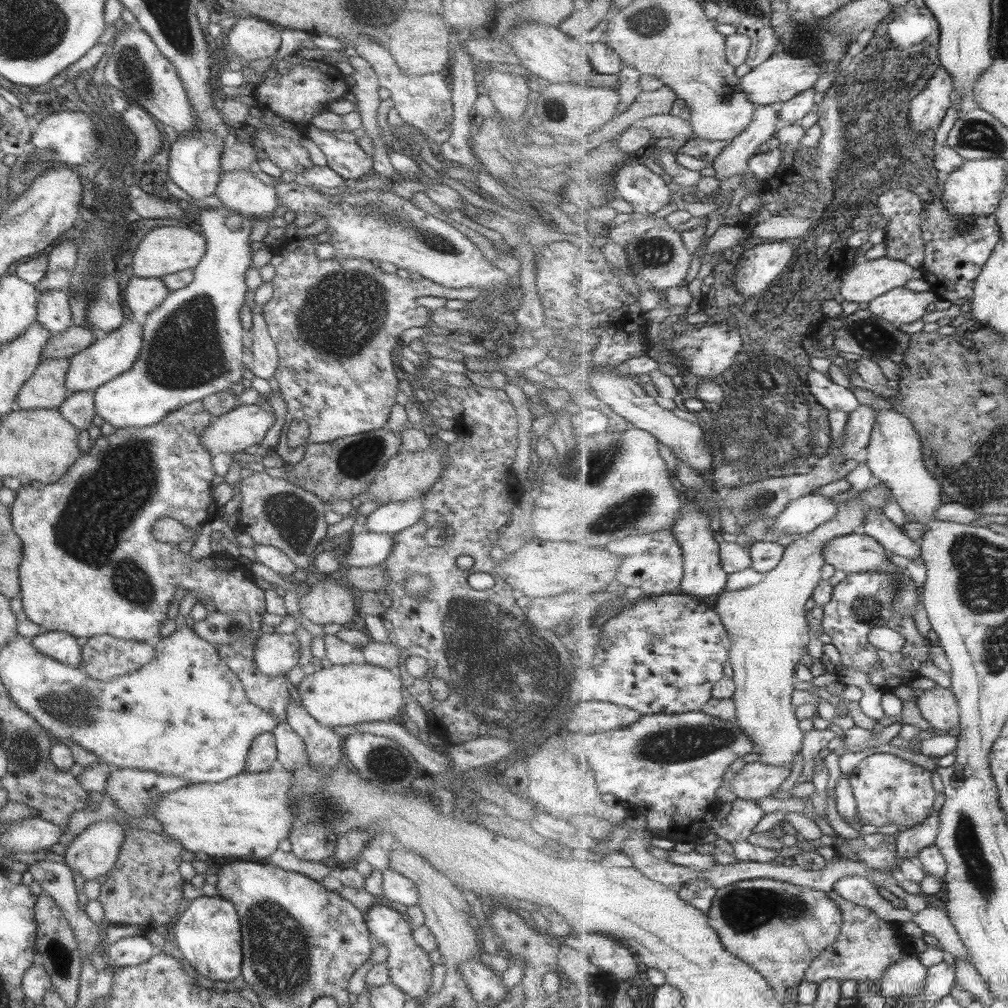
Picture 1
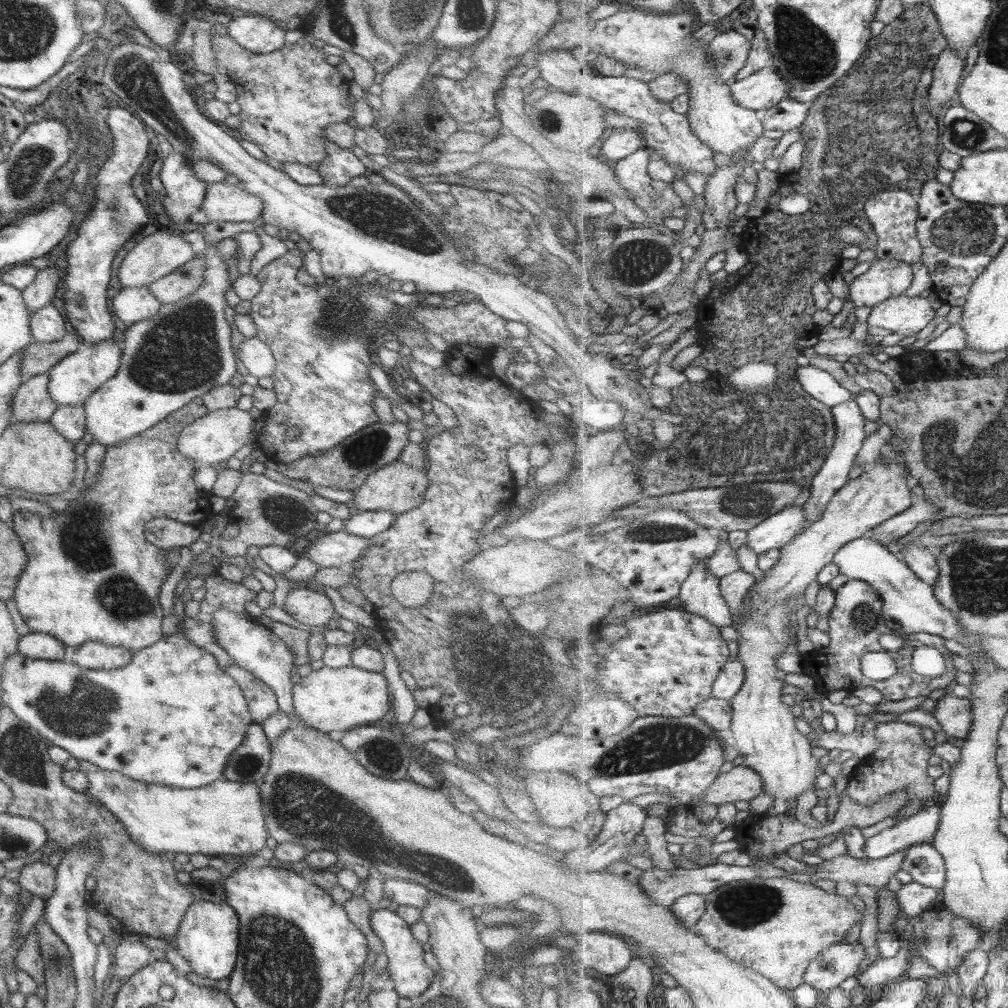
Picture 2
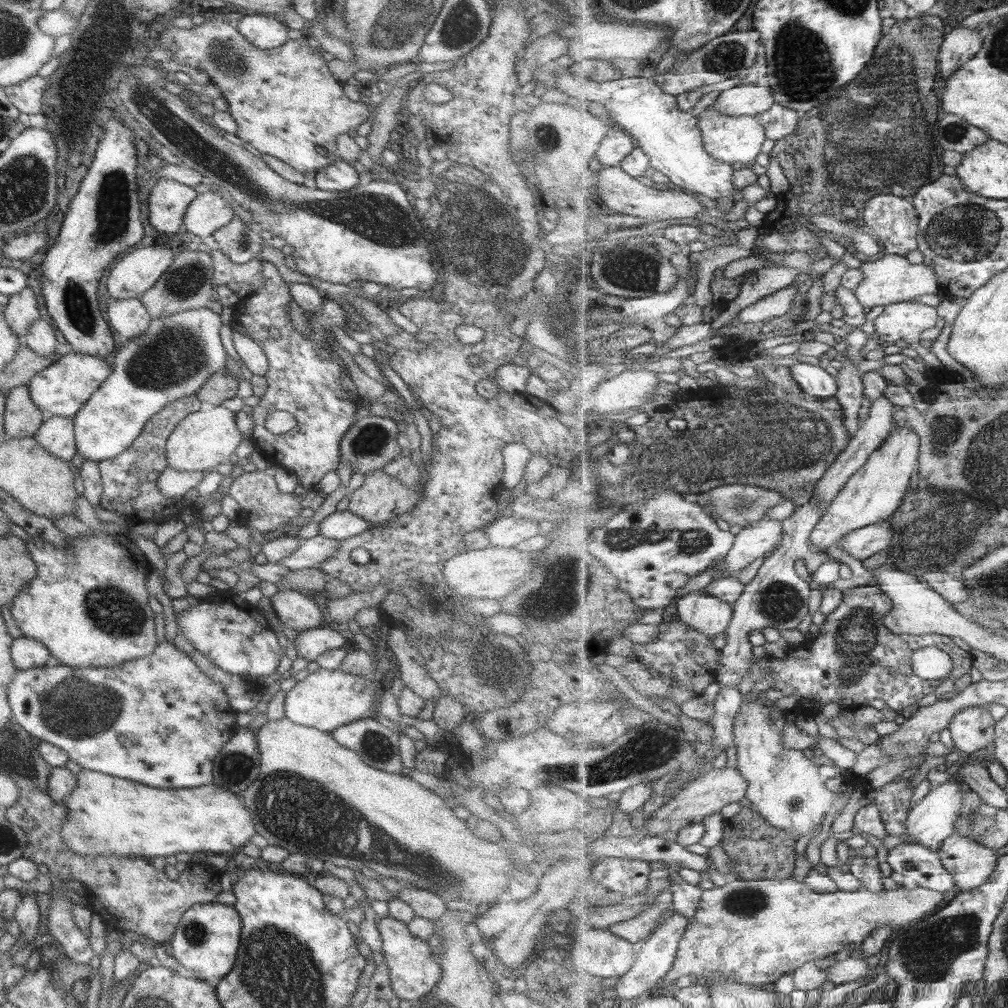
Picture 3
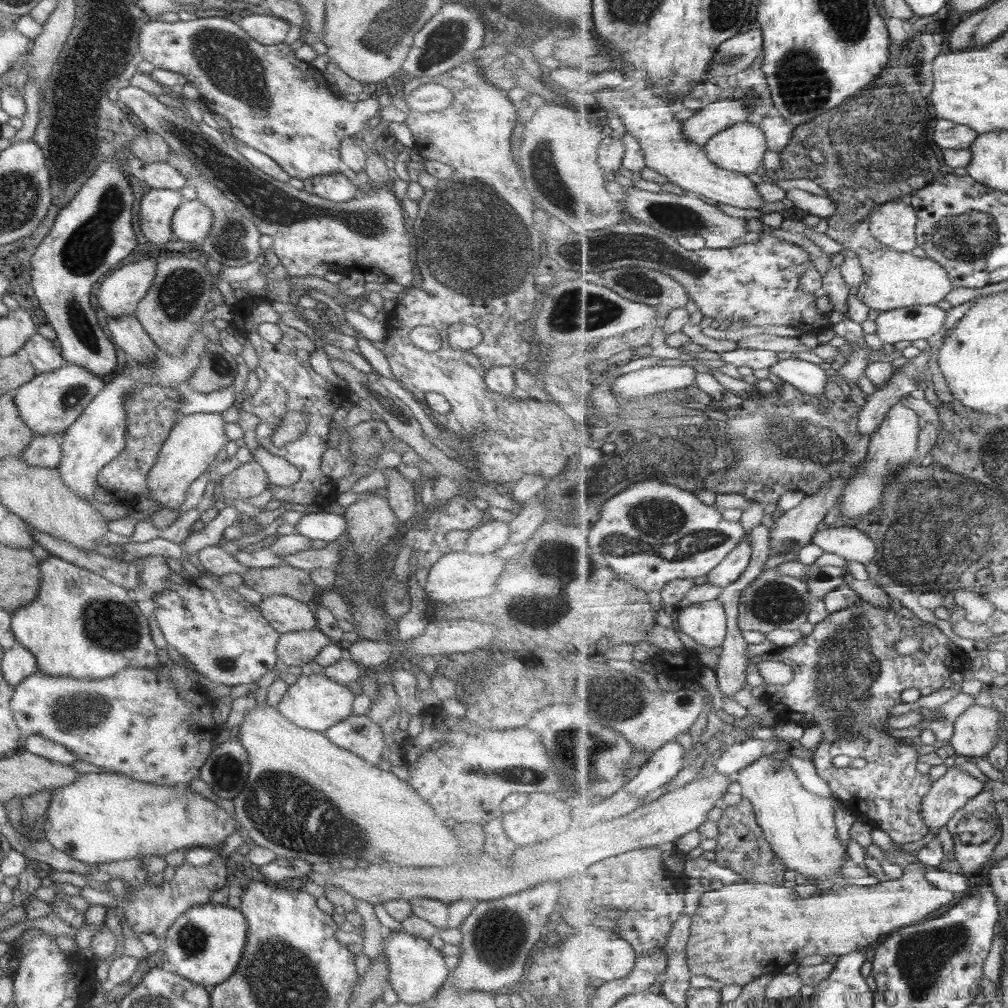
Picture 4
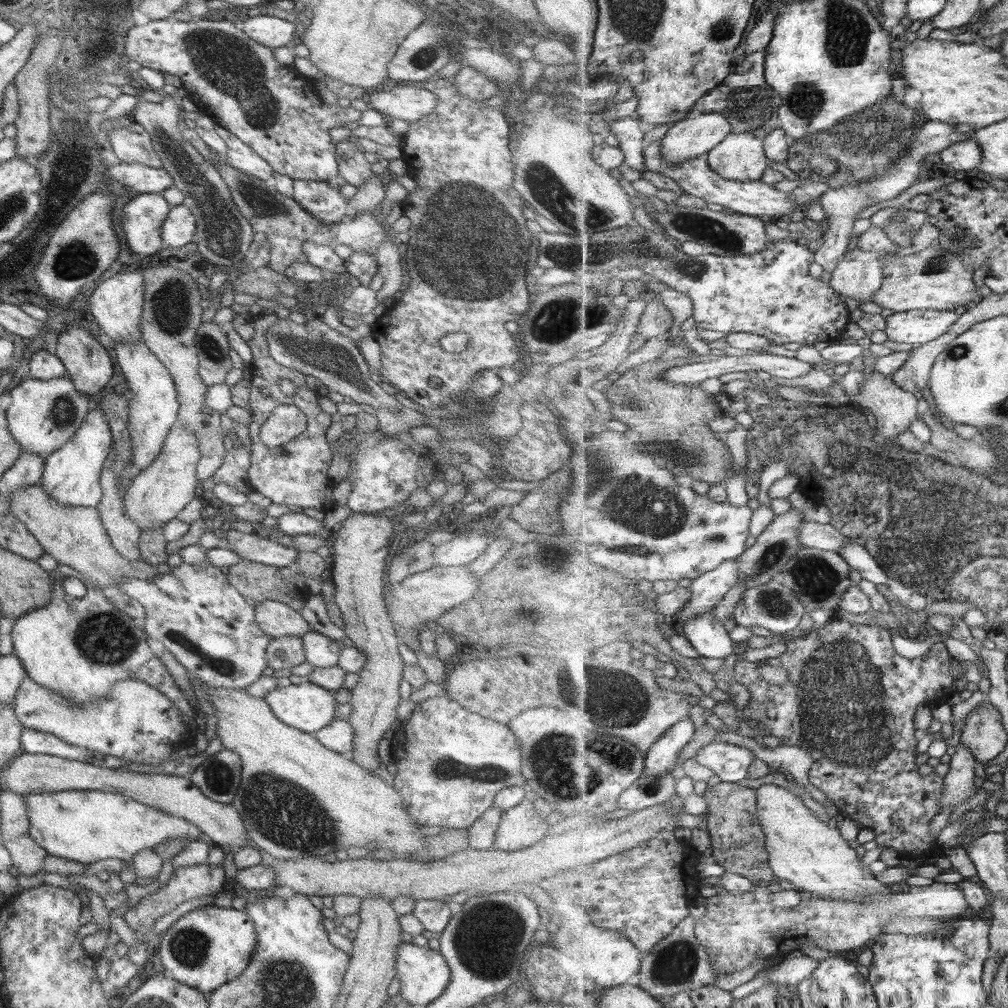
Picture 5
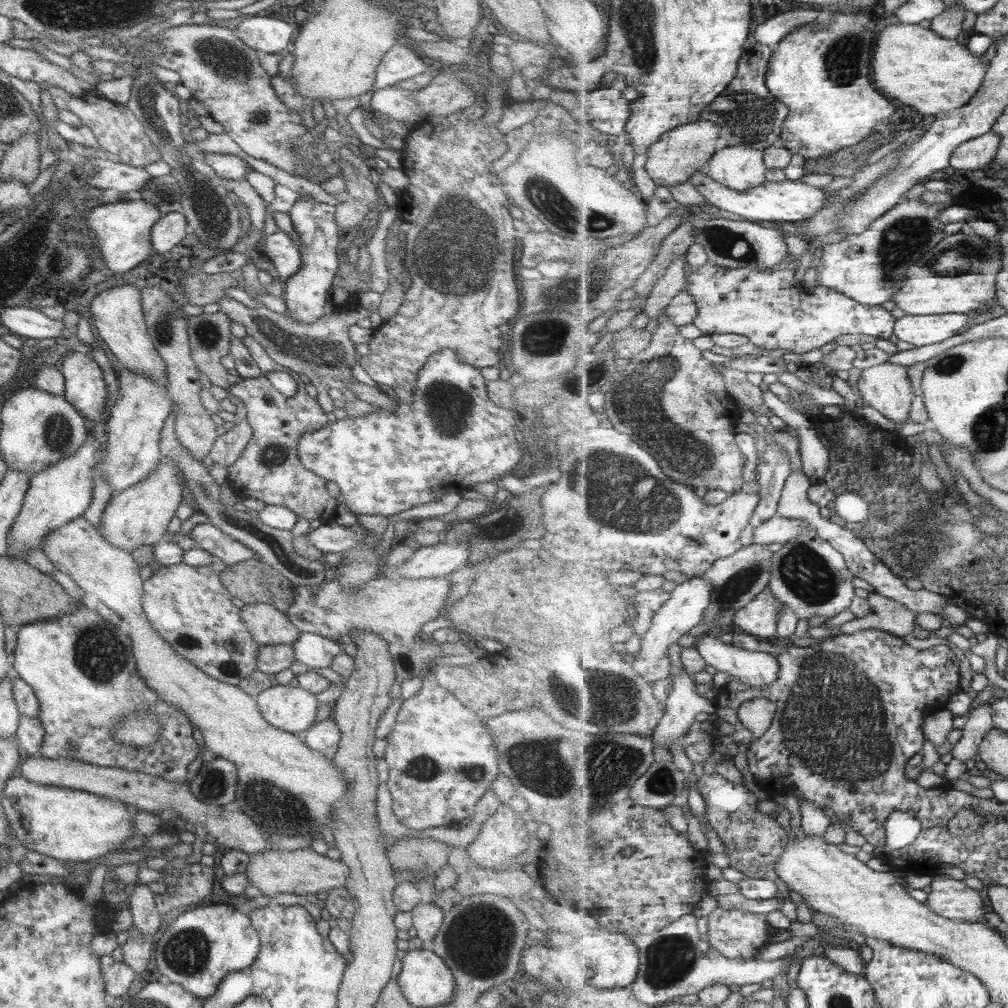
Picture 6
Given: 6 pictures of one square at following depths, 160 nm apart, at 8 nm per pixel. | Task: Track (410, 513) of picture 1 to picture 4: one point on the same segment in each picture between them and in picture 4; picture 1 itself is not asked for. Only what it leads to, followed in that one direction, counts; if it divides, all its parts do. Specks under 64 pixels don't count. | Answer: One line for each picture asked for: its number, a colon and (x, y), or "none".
2: (366, 524)
3: (339, 525)
4: (326, 526)

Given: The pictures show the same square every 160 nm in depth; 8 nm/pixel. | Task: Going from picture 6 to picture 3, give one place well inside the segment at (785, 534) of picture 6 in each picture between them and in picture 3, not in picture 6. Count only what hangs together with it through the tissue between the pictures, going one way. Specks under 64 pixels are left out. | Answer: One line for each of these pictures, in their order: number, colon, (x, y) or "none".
3: (863, 543)
4: (850, 543)
5: (826, 537)

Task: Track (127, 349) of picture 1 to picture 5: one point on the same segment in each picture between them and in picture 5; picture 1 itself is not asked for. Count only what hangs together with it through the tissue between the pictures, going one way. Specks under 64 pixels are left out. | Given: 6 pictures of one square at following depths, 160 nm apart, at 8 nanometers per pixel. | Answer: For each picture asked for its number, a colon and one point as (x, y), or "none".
2: (73, 379)
3: (67, 383)
4: (48, 403)
5: (43, 414)

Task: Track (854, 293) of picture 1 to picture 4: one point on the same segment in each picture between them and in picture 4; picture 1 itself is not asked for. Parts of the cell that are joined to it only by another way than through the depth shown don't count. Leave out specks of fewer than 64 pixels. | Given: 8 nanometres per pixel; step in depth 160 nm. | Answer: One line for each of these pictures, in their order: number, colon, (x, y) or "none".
2: (888, 278)
3: (892, 279)
4: (894, 280)

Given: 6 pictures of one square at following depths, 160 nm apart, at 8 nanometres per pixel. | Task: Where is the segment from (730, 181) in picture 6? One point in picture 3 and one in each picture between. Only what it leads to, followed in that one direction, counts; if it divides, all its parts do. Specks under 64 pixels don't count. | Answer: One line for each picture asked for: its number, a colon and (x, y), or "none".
3: (732, 138)
4: (740, 148)
5: (742, 156)

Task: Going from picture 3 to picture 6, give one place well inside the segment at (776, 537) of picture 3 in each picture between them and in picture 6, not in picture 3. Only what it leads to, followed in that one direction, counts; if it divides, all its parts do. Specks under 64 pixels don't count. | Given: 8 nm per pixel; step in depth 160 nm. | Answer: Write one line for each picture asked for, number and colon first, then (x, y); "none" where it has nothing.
4: (733, 566)
5: (709, 589)
6: (690, 600)

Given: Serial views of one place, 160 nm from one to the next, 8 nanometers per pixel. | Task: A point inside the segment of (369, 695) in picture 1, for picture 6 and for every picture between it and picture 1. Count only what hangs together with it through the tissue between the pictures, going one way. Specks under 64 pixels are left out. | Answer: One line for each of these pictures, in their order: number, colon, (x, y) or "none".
2: (329, 699)
3: (325, 699)
4: (314, 702)
5: (306, 707)
6: (286, 707)

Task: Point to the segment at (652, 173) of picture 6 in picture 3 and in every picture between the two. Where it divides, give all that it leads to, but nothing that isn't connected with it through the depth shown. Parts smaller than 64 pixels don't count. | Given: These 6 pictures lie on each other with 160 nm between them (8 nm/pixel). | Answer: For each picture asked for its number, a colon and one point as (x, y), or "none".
3: (751, 99)
4: (715, 117)
5: (697, 135)

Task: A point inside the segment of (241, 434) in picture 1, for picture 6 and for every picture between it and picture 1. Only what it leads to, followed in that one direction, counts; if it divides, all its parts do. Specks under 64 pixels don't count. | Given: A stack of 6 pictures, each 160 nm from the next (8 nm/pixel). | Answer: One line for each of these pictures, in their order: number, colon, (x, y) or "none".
2: (208, 440)
3: (202, 440)
4: (192, 443)
5: (157, 493)
6: (137, 516)

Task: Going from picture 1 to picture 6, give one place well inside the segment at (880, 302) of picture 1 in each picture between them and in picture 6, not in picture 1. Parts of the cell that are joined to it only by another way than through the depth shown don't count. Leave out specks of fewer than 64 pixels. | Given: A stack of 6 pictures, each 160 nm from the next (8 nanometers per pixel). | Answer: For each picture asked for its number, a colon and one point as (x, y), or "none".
2: (910, 317)
3: (899, 322)
4: (919, 322)
5: (920, 327)
6: (919, 331)

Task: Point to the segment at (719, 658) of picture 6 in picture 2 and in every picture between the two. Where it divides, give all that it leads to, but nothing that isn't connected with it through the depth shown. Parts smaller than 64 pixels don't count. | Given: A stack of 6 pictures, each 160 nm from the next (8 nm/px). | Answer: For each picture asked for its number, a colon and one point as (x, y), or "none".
2: (701, 593)
3: (711, 615)
4: (707, 623)
5: (707, 633)

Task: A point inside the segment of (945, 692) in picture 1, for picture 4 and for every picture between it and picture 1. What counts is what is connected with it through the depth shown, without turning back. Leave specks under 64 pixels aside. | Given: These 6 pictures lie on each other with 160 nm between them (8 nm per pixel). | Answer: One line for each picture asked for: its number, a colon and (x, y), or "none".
2: (954, 715)
3: (973, 729)
4: (975, 731)

